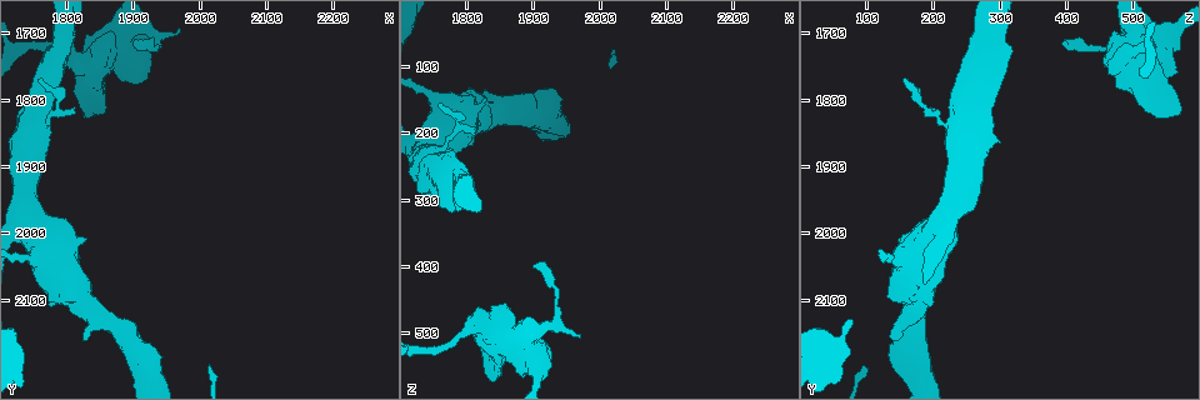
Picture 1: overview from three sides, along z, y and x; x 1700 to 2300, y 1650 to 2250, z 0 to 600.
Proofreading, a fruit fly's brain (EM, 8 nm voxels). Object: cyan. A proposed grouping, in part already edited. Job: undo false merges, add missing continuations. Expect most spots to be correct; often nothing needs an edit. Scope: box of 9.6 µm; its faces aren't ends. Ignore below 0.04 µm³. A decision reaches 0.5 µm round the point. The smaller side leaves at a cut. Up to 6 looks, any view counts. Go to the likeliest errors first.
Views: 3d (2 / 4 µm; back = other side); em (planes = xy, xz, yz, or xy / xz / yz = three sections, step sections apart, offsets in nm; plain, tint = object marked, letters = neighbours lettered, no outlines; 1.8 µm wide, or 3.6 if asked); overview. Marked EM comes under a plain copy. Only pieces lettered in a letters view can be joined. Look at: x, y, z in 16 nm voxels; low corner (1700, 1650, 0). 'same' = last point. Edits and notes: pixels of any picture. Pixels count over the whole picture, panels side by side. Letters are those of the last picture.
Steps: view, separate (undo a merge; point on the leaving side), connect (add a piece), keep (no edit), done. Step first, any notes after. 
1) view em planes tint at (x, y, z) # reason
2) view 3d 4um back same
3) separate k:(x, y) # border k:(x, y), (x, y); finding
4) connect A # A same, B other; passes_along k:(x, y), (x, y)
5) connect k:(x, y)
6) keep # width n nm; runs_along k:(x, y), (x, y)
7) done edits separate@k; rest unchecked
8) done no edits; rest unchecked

view em planes letters at (1900, 1715, 400) # thin end

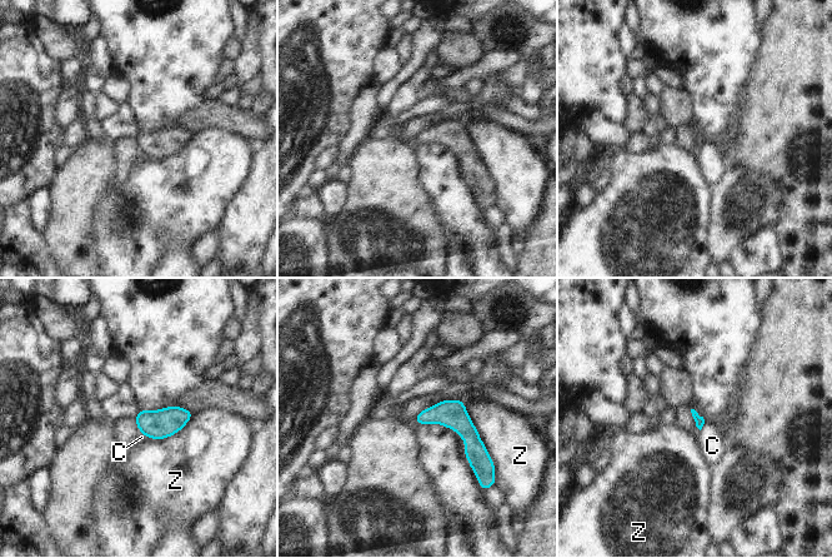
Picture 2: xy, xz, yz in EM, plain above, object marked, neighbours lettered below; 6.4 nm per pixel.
keep # C other, Z other; runs_along 2:(419, 418), (451, 417), (481, 457); no lettered piece goes on from it

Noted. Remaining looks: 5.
view 3d 4um at (1825, 2165, 145) # free end

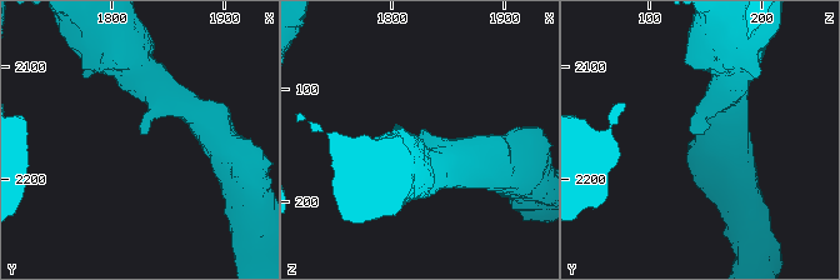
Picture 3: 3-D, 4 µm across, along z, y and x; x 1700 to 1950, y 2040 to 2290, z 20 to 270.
view em planes letters at (1828, 2162, 148) # shape alone is not enough

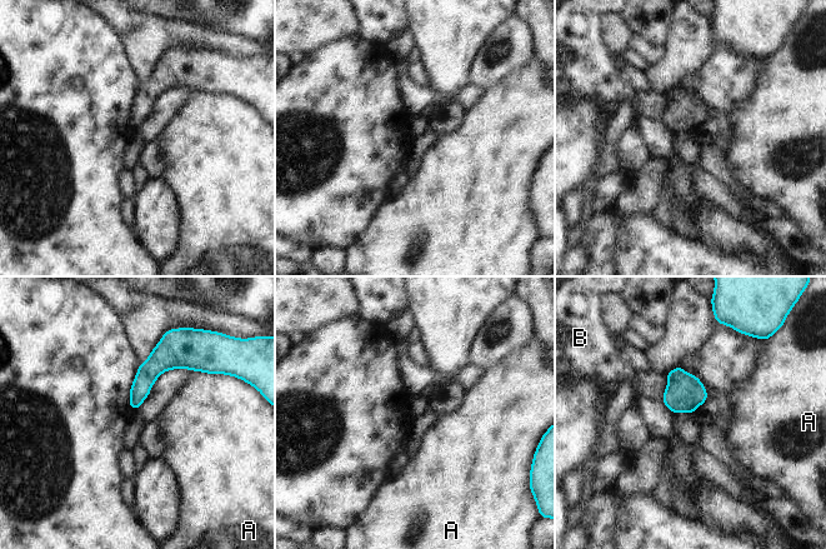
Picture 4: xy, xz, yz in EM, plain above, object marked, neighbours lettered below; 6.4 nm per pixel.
keep # longest_contact B 170 nm; A other, B other; no lettered piece goes on from it

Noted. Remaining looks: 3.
view 3d 4um at (1840, 1745, 500) # abrupt turn

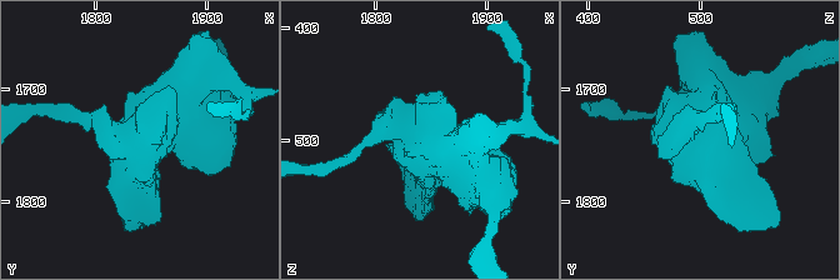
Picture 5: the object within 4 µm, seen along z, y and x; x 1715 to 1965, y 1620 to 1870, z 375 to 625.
view em 3.6um xz step 16 tint at (1836, 1744, 498) # now the EM

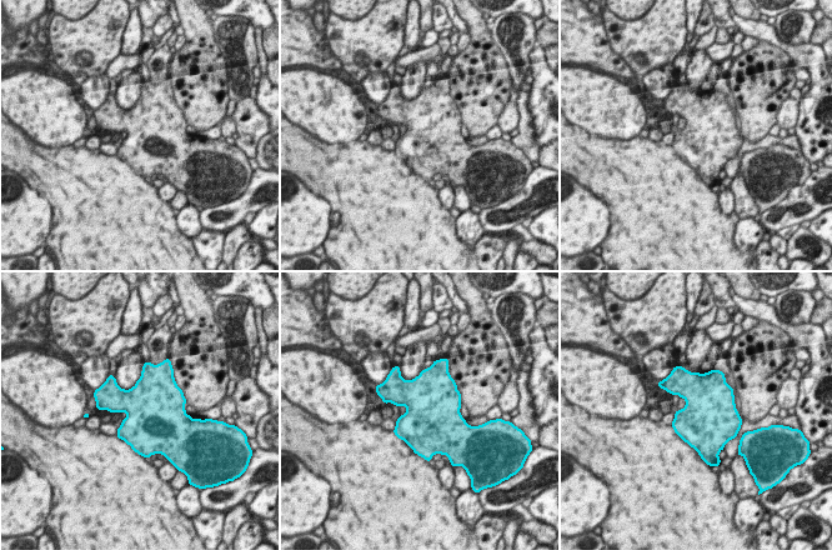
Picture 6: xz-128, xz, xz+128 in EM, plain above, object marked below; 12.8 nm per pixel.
view em 3.6um planes letters same # cut it another way

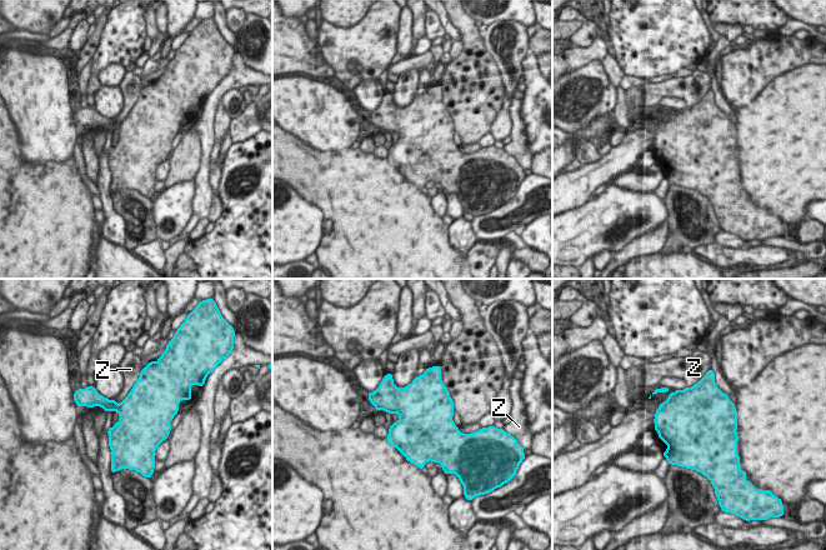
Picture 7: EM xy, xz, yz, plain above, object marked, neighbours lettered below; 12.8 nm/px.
keep # Z other; border 7:(139, 376), (131, 390), (116, 405); one neuron here

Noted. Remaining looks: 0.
done no edits; rest unchecked

